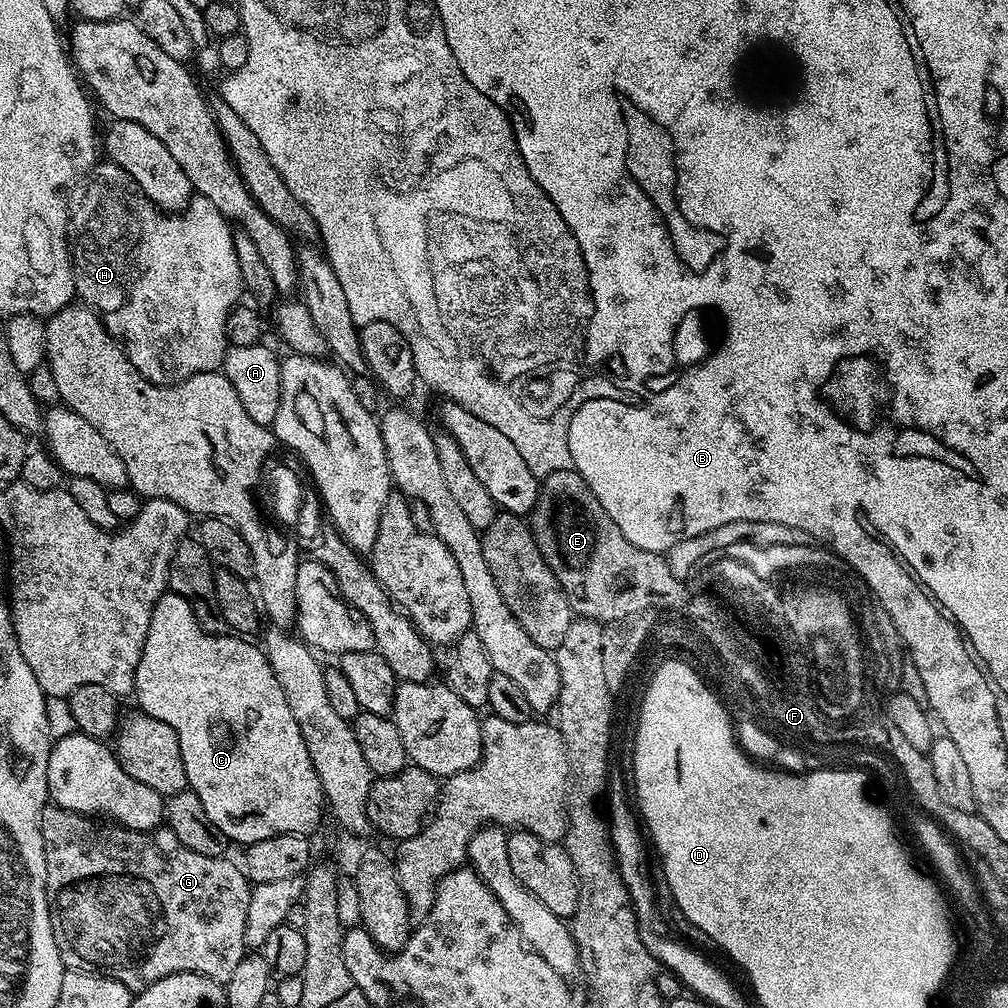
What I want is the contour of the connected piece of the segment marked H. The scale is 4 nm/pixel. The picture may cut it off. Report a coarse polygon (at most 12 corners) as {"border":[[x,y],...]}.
{"border":[[97,162],[66,196],[76,296],[155,384],[217,371],[244,287],[196,194]]}

